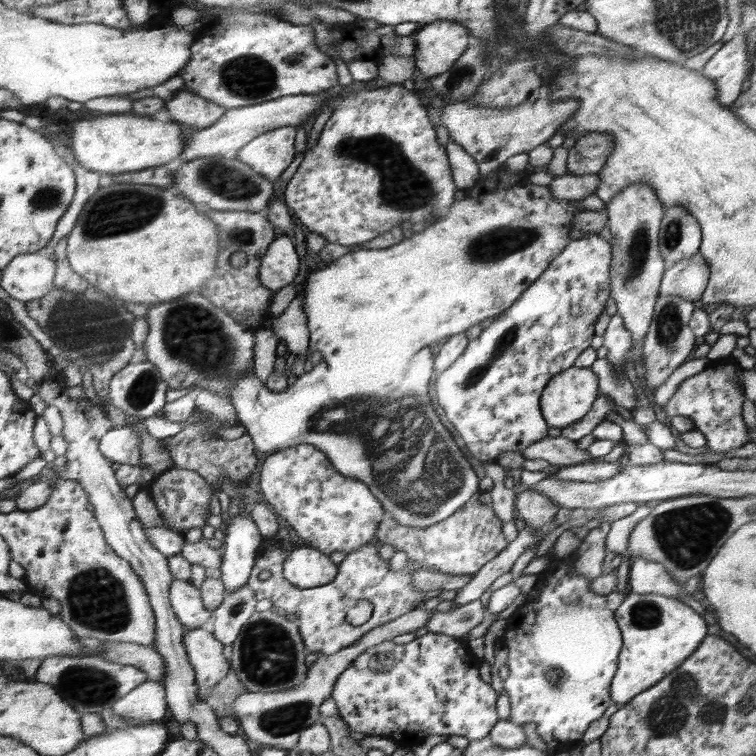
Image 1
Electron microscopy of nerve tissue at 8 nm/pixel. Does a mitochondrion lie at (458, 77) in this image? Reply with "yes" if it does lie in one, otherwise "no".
yes

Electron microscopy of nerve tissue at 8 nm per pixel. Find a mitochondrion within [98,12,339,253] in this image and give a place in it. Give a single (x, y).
(248, 76)

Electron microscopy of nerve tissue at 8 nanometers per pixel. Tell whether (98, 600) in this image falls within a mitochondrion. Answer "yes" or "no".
yes

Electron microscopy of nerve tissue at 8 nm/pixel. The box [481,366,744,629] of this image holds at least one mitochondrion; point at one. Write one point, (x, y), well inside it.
(686, 535)

